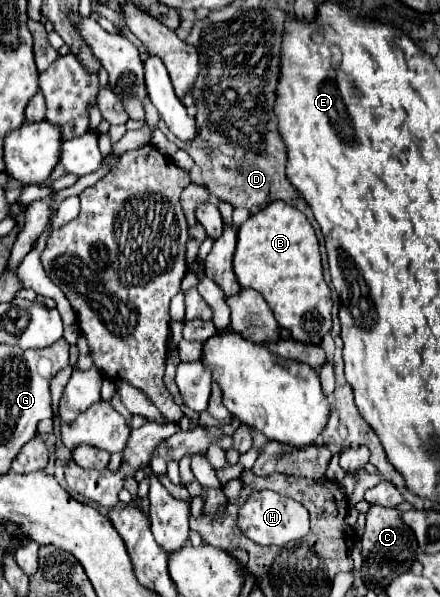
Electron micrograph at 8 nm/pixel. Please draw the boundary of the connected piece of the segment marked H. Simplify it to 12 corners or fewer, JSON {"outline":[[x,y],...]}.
{"outline":[[271,490],[253,492],[237,524],[261,546],[309,532],[309,512]]}

